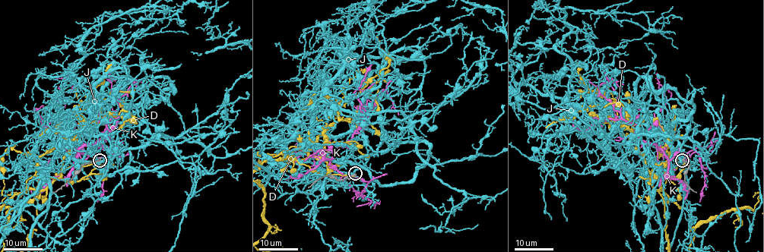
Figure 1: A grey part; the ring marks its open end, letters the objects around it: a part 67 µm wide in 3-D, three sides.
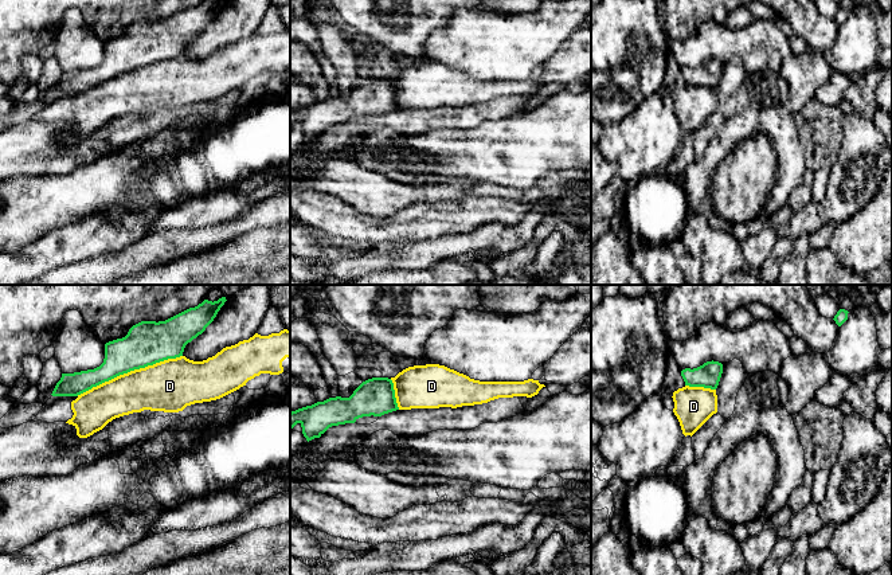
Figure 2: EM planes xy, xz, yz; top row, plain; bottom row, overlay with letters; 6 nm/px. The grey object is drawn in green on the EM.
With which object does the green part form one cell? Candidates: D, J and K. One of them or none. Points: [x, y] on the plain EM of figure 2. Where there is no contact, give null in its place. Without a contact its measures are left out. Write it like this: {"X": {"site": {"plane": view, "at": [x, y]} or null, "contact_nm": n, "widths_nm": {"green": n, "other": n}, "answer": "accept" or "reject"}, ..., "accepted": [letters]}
{"D": {"site": {"plane": "xy", "at": [129, 70]}, "contact_nm": 700, "widths_nm": {"green": 260, "other": 300}, "answer": "reject"}, "J": {"site": null, "answer": "reject"}, "K": {"site": null, "answer": "reject"}, "accepted": []}

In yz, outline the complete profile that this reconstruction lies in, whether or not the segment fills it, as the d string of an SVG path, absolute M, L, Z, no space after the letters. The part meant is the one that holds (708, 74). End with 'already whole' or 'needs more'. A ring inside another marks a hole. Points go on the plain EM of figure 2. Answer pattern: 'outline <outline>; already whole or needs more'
outline M707 60L697 67L685 67L681 70L681 75L685 85L704 86L716 89L723 73L723 63L719 60Z; already whole

